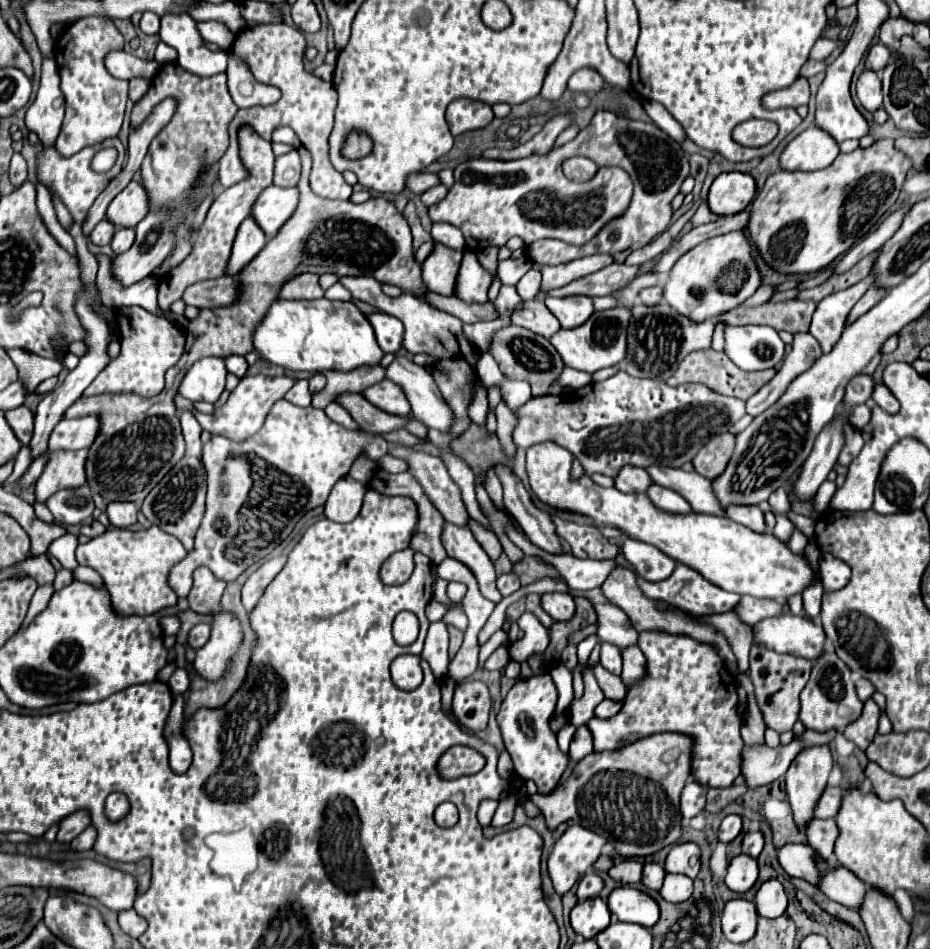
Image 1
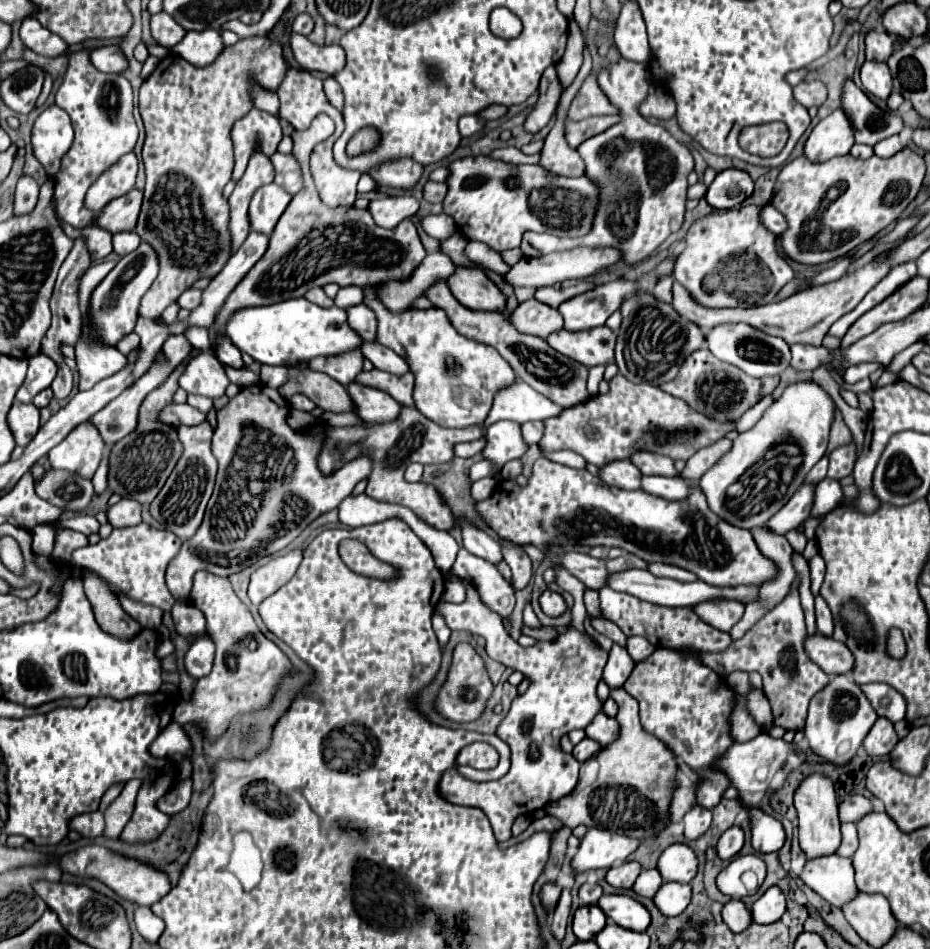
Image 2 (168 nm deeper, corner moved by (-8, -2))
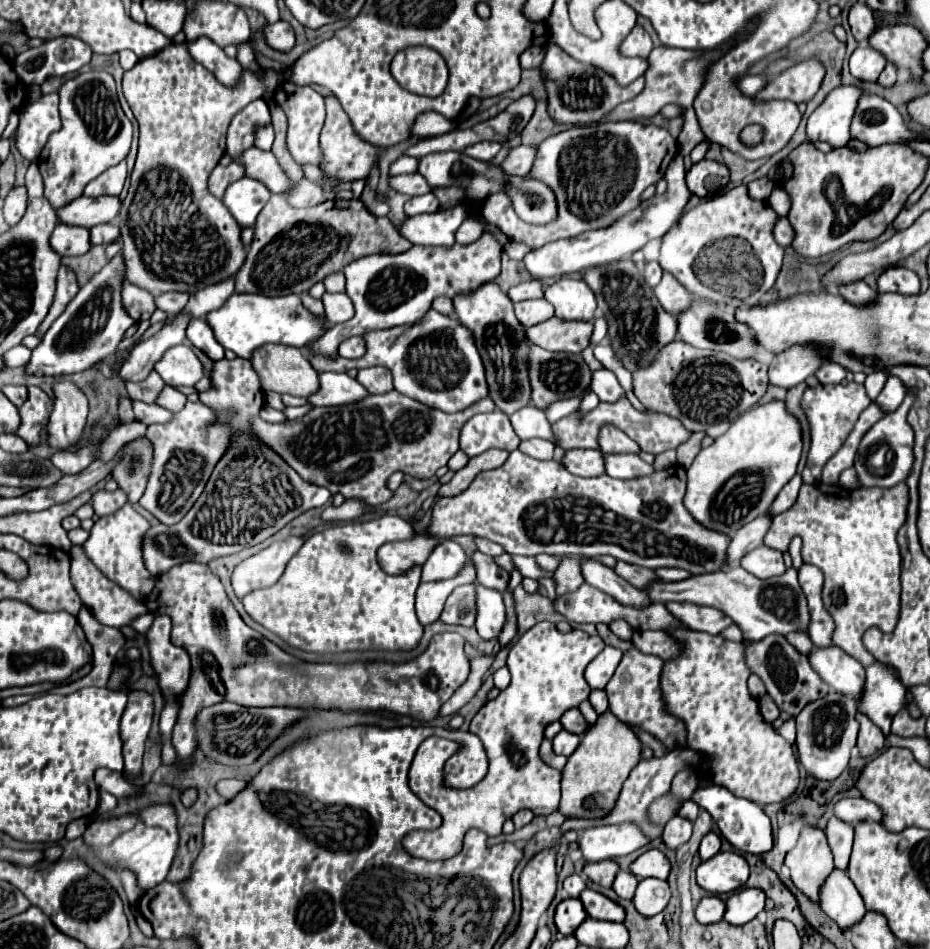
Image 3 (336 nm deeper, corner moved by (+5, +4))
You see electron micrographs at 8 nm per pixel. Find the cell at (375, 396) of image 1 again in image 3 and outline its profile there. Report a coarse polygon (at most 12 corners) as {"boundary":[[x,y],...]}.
{"boundary":[[339,372],[319,376],[313,406],[341,406],[365,396],[355,378]]}

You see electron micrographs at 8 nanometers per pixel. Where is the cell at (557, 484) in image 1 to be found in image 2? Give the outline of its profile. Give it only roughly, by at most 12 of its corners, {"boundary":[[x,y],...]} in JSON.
{"boundary":[[534,462],[478,512],[518,546],[620,546],[718,588],[778,566],[700,490],[682,502]]}

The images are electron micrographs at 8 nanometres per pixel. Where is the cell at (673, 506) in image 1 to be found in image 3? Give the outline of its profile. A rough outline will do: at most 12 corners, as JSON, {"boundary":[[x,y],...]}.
{"boundary":[[603,454],[611,478],[637,478],[653,466],[637,454]]}

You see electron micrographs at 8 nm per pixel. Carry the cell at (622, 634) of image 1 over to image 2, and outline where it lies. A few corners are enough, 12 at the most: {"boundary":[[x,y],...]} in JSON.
{"boundary":[[586,590],[584,604],[592,618],[602,616],[598,590]]}

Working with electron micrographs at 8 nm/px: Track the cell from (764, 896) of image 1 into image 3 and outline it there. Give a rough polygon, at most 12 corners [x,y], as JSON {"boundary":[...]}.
{"boundary":[[757,888],[735,892],[723,920],[741,926],[765,906]]}

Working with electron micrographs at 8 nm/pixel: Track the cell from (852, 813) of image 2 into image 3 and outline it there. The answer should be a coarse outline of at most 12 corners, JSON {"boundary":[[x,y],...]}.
{"boundary":[[843,798],[835,816],[849,824],[881,822],[883,810],[865,798]]}

